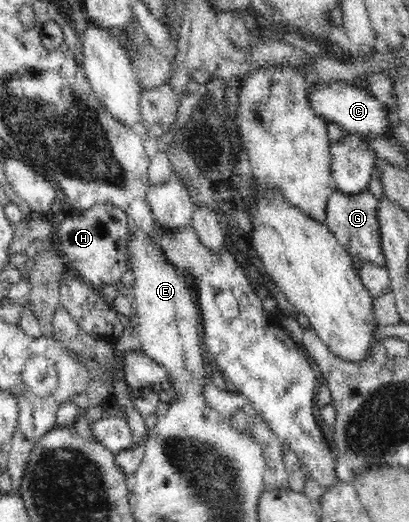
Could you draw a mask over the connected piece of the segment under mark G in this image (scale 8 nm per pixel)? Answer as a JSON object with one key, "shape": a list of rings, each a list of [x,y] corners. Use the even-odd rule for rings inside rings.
{"shape":[[[335,191],[328,199],[326,227],[353,256],[358,256],[363,262],[371,261],[385,268],[386,257],[382,246],[383,233],[382,224],[378,218],[379,210],[380,200],[369,191],[360,193],[357,197],[347,197]]]}

